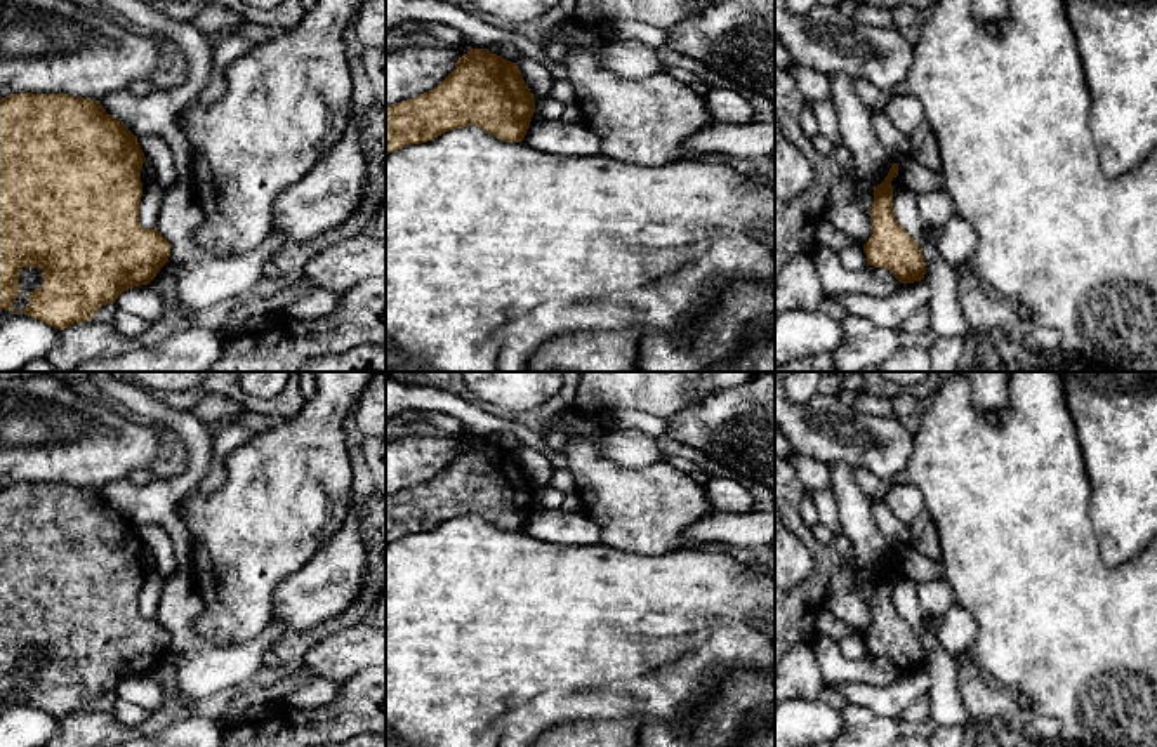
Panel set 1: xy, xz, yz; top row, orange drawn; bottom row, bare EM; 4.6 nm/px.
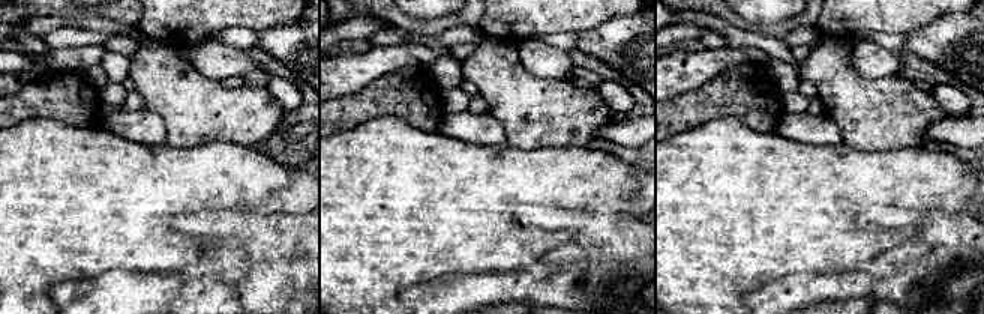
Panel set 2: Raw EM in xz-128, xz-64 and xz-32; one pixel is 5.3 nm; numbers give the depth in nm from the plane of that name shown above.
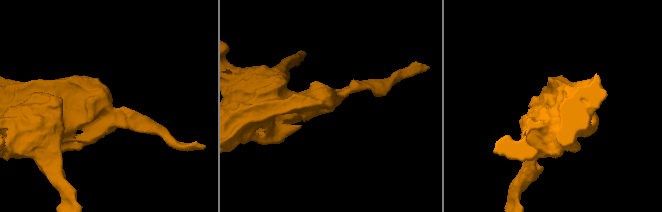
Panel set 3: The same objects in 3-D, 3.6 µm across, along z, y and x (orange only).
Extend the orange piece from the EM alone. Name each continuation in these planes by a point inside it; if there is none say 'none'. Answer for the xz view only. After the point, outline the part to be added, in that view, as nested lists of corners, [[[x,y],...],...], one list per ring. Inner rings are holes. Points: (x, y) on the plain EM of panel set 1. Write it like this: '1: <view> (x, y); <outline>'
none

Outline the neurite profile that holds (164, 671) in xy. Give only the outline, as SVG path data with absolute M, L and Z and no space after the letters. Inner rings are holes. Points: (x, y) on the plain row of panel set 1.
M167 651L148 674L162 686L167 704L186 709L189 714L193 714L195 704L184 698L177 690L175 669L177 657L172 651Z

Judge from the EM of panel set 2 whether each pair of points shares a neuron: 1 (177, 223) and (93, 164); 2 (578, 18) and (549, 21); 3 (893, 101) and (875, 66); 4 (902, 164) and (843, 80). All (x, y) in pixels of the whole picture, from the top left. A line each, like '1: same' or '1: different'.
1: different
2: same
3: different
4: different

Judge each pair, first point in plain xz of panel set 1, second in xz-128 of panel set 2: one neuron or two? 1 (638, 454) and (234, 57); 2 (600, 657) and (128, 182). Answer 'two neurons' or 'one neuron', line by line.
1: one neuron
2: one neuron

